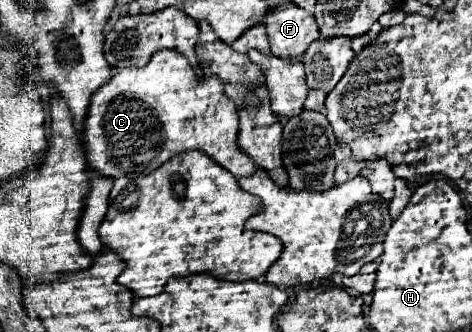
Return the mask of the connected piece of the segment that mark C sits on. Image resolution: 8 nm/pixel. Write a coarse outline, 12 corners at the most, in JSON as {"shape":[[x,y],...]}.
{"shape":[[174,51],[124,67],[90,101],[88,165],[154,171],[200,149],[254,161],[216,75]]}

